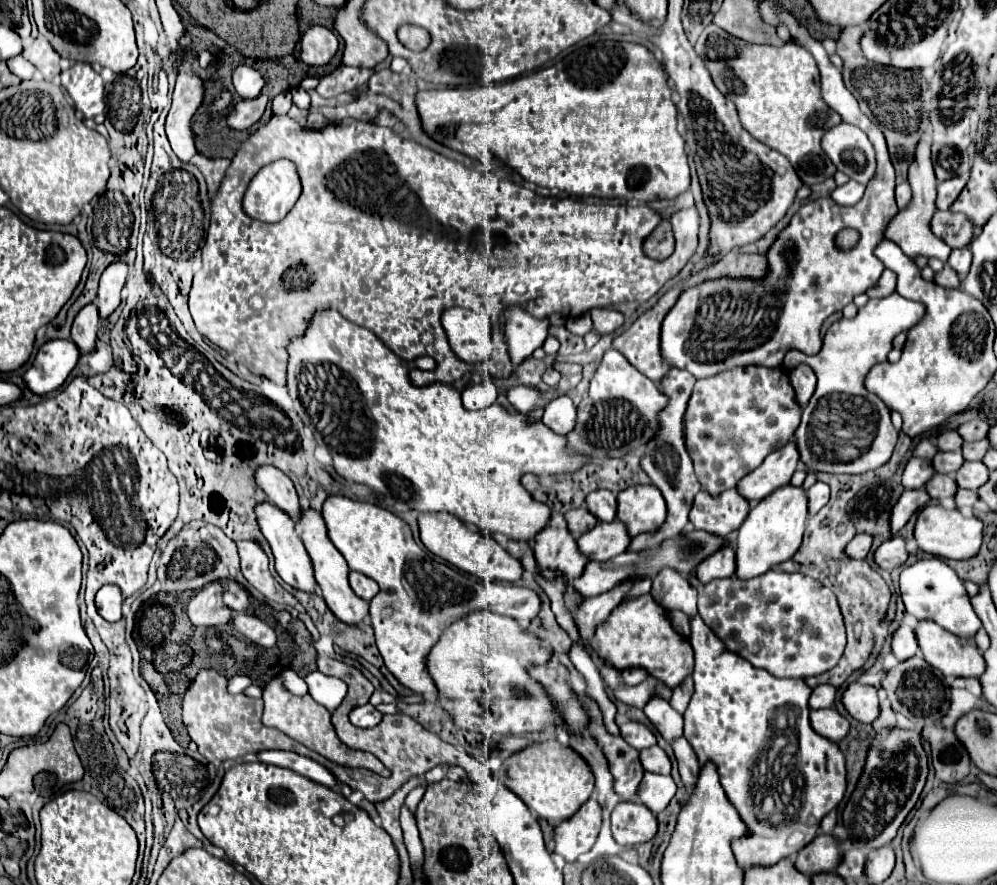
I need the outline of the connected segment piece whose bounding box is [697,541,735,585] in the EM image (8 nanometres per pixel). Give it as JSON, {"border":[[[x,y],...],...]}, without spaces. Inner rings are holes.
{"border":[[[727,541],[721,551],[715,551],[713,557],[707,557],[707,561],[697,565],[697,577],[703,585],[717,577],[731,577],[731,573],[735,573],[735,549],[731,541]]]}

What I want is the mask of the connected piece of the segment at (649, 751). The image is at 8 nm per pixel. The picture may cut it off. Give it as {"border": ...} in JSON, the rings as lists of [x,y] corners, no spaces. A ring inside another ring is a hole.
{"border":[[[653,745],[653,747],[643,749],[639,753],[639,757],[641,757],[641,765],[643,765],[645,771],[659,773],[659,775],[669,775],[671,761],[669,761],[669,757],[665,755],[665,751],[659,745]]]}

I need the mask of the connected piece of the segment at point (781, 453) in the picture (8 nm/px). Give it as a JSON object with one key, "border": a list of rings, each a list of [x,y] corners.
{"border":[[[791,441],[783,449],[777,449],[775,453],[767,455],[767,459],[751,475],[739,481],[737,489],[751,503],[759,503],[763,497],[791,481],[797,463],[799,451],[795,449],[795,441]]]}

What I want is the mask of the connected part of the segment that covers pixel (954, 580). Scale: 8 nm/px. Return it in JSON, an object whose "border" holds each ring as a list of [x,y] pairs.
{"border":[[[937,557],[919,559],[913,565],[905,567],[899,577],[899,587],[907,613],[917,619],[933,619],[937,625],[959,637],[973,637],[981,627],[981,621],[969,603],[969,595],[963,587],[963,581],[945,561]]]}

